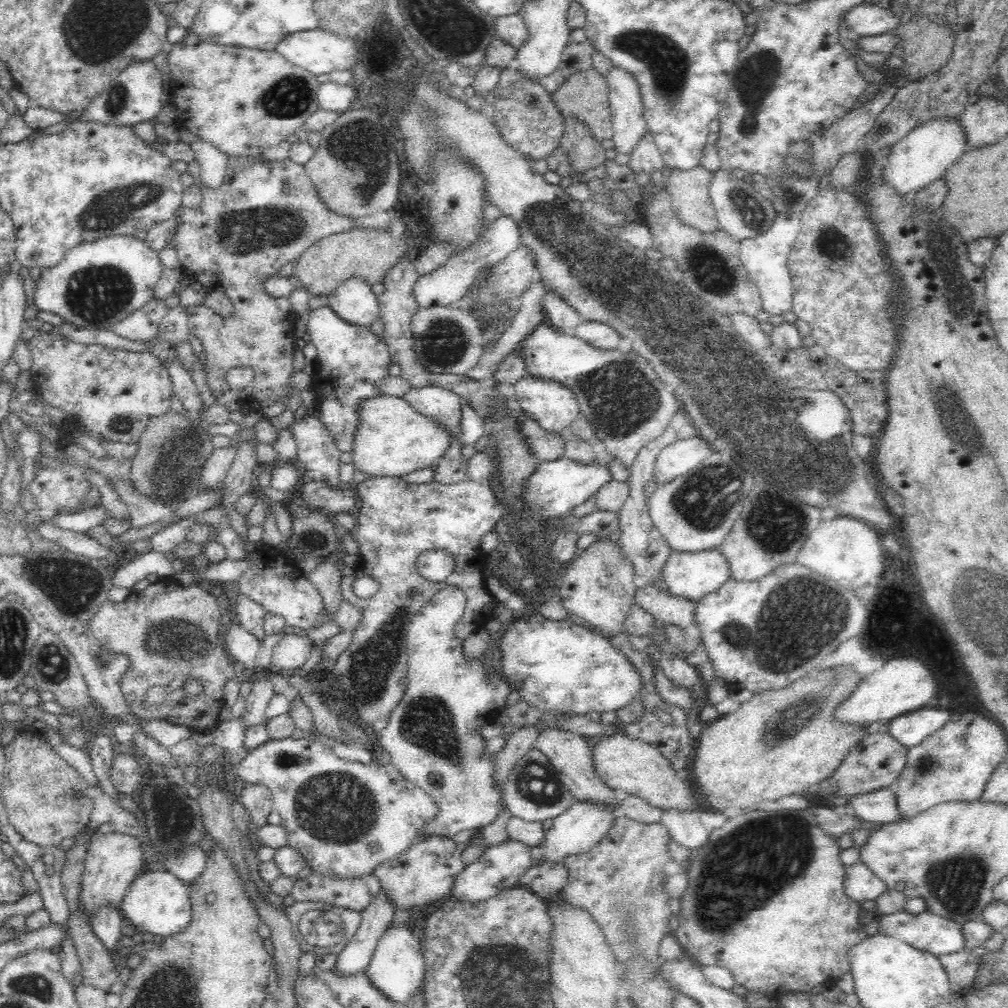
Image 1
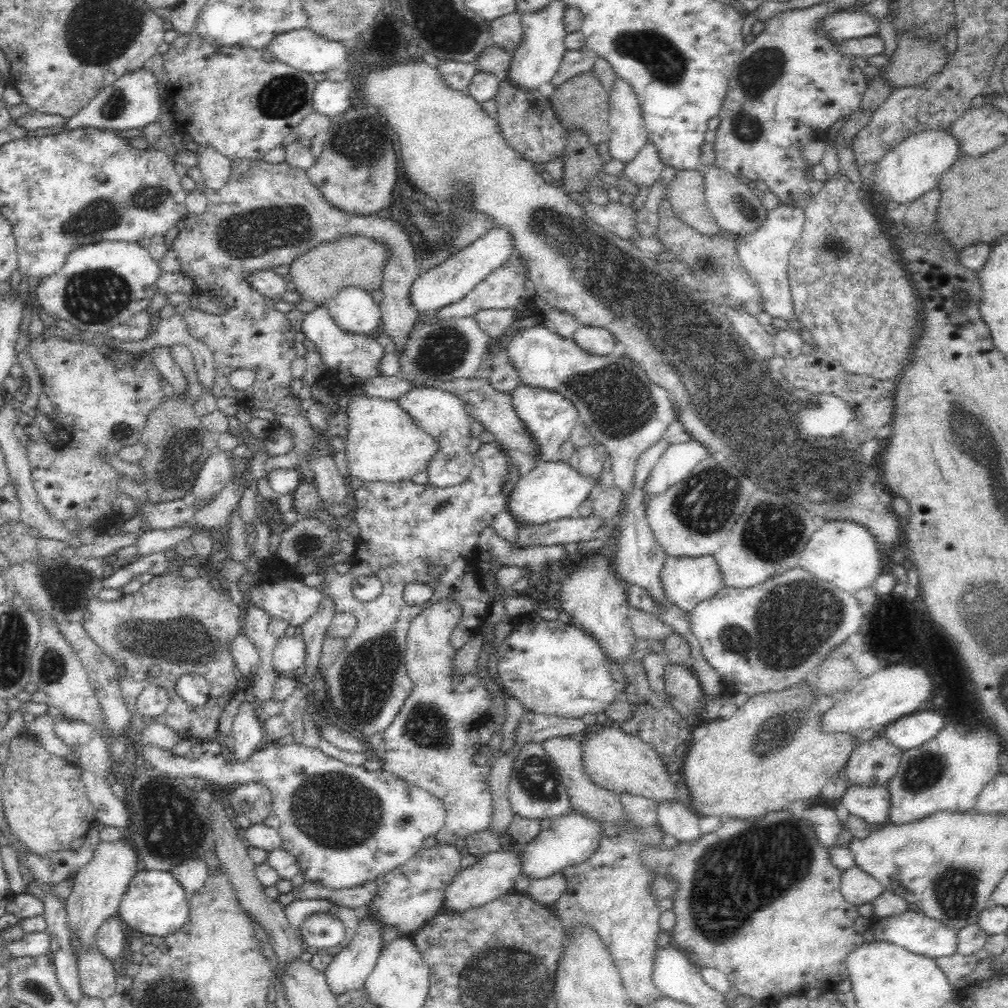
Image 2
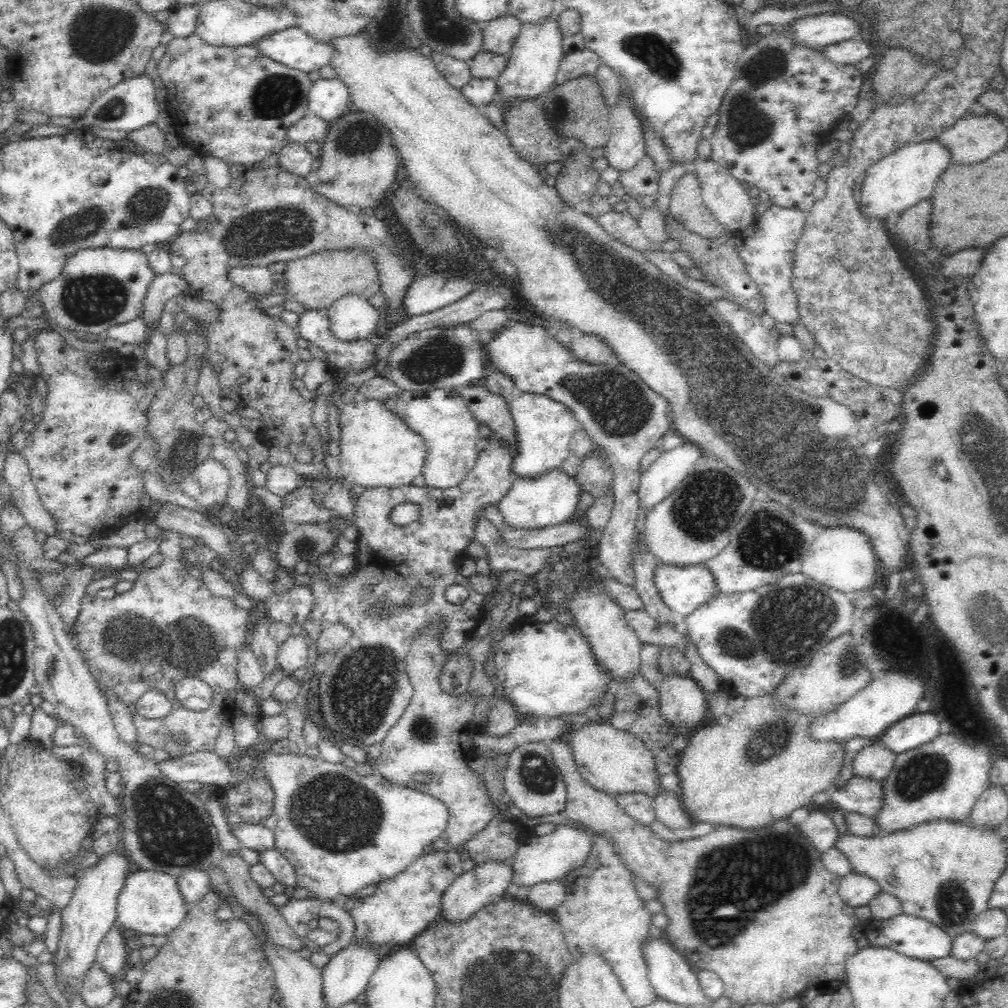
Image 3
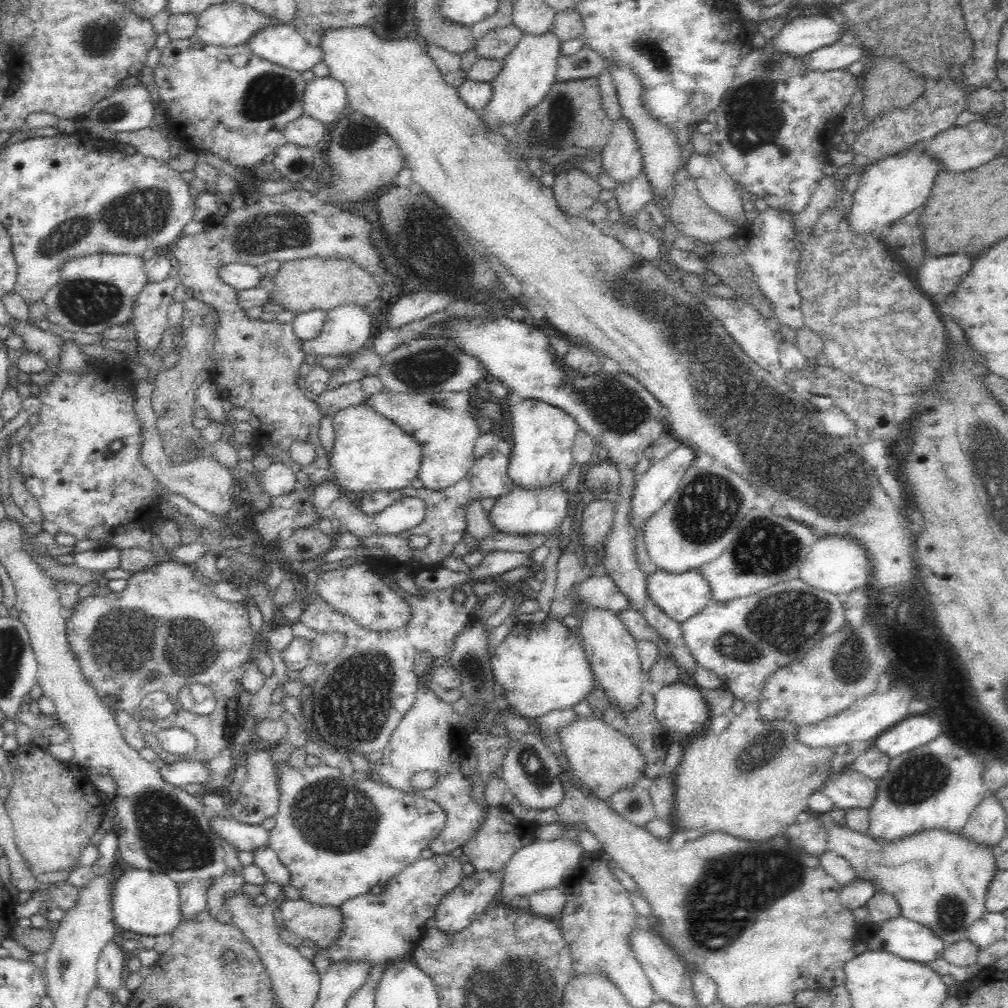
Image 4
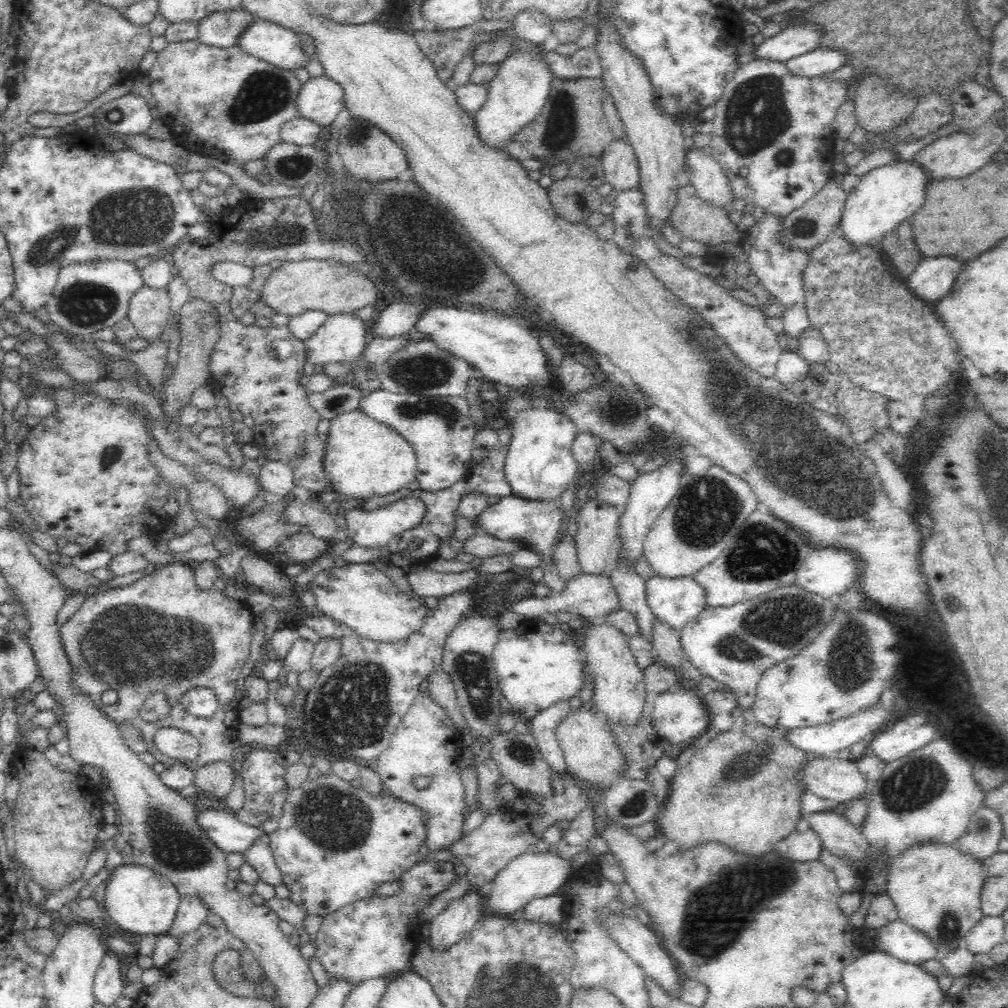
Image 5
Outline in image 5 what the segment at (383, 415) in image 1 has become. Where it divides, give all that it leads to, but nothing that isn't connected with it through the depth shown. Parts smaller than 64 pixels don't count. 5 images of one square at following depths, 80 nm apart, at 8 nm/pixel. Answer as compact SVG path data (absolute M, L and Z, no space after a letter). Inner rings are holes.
M360 410L344 412L332 418L330 433L324 440L324 471L330 476L329 490L350 498L394 494L408 488L415 479L417 457L412 446L392 428L379 424Z

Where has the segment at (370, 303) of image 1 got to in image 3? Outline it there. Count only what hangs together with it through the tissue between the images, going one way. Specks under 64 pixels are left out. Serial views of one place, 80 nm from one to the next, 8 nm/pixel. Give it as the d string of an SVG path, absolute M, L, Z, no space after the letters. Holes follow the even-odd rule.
M346 295L327 308L330 331L336 339L355 341L368 338L378 326L378 309L360 295Z

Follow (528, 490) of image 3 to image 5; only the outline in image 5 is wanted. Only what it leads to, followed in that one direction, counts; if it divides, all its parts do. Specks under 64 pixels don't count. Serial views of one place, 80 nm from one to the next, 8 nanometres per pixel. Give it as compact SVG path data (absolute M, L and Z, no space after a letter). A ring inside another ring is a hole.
M511 494L510 496L502 497L501 500L495 504L488 505L478 515L477 522L472 523L473 527L478 530L478 533L494 536L505 542L516 541L522 543L522 548L531 550L540 556L540 564L538 566L542 569L542 580L544 580L544 584L548 586L551 592L550 594L560 594L566 588L567 579L559 573L553 561L554 542L561 530L563 520L563 515L560 513L559 502L526 500Z

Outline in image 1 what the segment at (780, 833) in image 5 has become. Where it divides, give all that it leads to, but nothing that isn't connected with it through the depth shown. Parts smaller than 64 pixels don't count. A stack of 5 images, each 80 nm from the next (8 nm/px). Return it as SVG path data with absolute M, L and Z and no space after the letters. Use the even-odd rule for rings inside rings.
M825 665L825 670L818 674L816 680L806 676L786 688L753 693L750 700L741 704L733 713L704 724L696 737L697 744L692 756L694 786L704 799L702 808L719 814L736 813L756 810L767 800L777 801L795 794L808 798L818 791L818 785L829 778L862 737L867 735L867 727L864 725L840 723L834 719L836 706L854 692L860 681L860 676L852 666L830 670Z

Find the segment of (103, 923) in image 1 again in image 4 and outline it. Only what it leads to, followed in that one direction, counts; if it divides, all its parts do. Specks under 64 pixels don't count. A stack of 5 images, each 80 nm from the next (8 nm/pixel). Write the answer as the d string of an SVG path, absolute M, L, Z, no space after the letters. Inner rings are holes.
M115 938L106 944L97 962L96 987L115 998L116 992L124 986L127 962L126 951L121 948Z

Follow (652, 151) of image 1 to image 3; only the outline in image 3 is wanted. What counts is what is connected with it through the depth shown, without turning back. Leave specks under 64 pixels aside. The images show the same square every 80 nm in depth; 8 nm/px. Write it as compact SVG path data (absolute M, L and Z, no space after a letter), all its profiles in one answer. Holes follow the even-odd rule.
M645 155L642 160L629 171L619 174L619 183L629 197L638 200L640 196L655 197L658 191L659 177L652 158Z

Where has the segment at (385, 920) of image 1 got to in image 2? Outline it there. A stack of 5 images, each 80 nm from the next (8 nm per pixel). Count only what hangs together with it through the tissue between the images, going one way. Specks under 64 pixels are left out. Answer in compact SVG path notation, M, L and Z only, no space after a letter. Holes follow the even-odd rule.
M364 919L360 922L357 934L342 951L333 956L331 962L324 970L324 978L328 983L328 989L336 998L348 996L352 991L362 989L368 975L374 970L381 951L381 939L383 923L378 919Z

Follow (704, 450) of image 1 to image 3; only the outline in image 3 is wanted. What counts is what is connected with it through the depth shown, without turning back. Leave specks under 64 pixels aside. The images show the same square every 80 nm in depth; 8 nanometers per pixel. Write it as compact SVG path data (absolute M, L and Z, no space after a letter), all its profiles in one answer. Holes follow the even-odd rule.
M684 442L661 456L642 473L638 484L638 508L650 510L662 502L690 475L705 453L696 444Z

